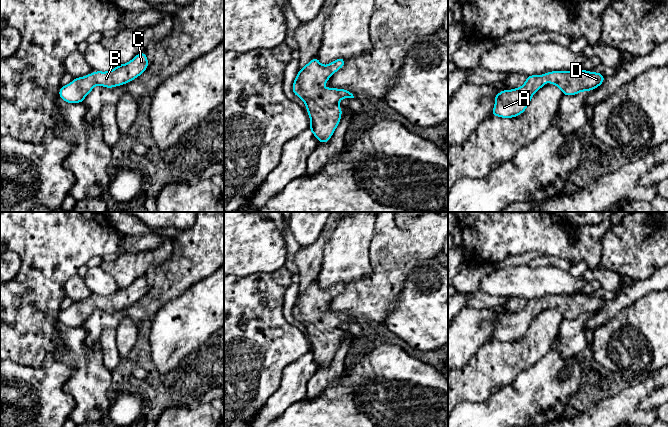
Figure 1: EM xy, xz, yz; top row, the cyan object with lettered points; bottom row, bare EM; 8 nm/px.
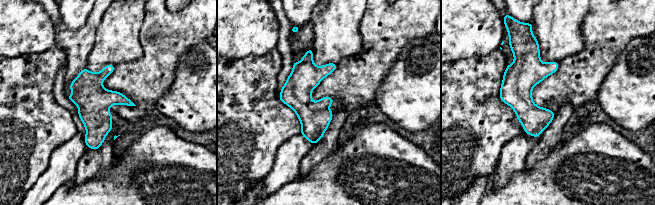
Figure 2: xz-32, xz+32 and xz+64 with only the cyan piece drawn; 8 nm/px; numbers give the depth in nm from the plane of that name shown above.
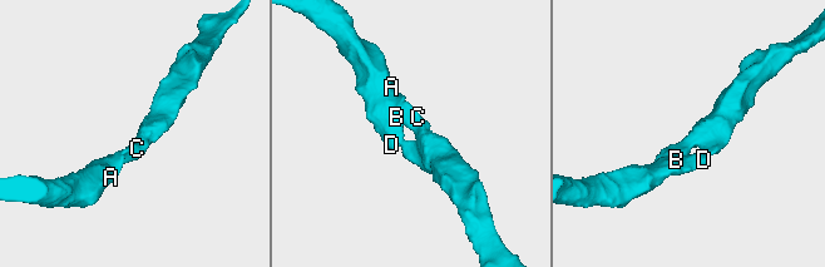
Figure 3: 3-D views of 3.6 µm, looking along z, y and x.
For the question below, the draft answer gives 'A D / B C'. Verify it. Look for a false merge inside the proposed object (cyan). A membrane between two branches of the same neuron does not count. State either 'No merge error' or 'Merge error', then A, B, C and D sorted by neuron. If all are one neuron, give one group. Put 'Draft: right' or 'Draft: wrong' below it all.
No merge error. Groups: A B C D
Draft: wrong

